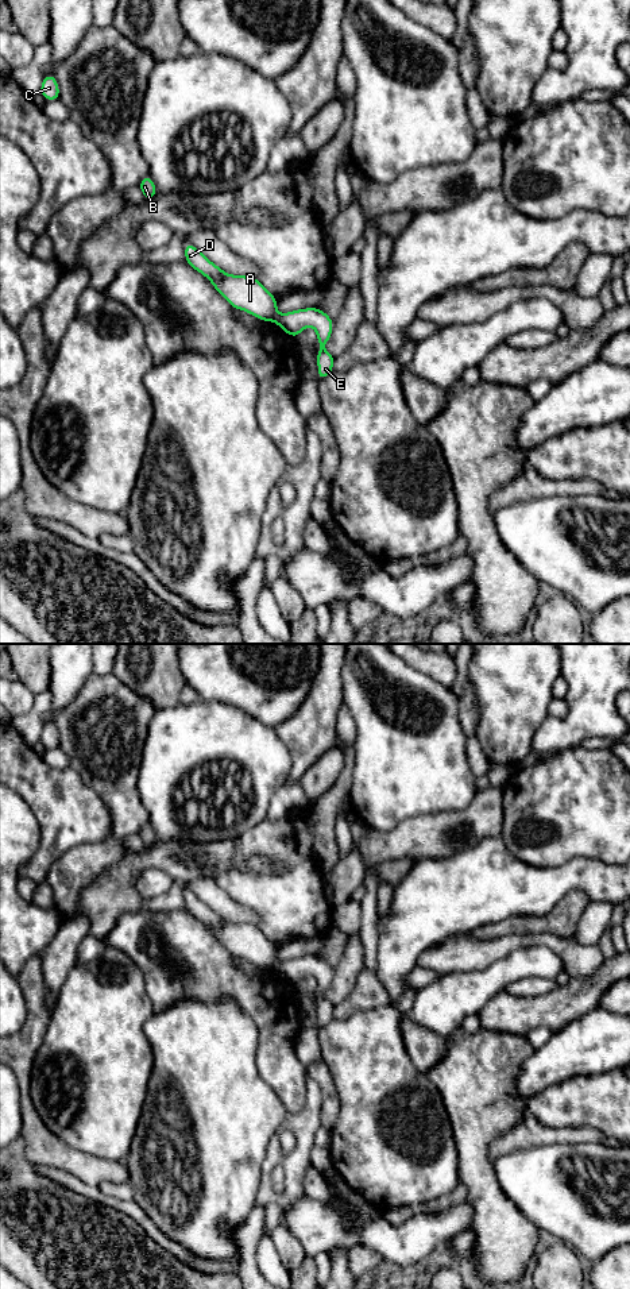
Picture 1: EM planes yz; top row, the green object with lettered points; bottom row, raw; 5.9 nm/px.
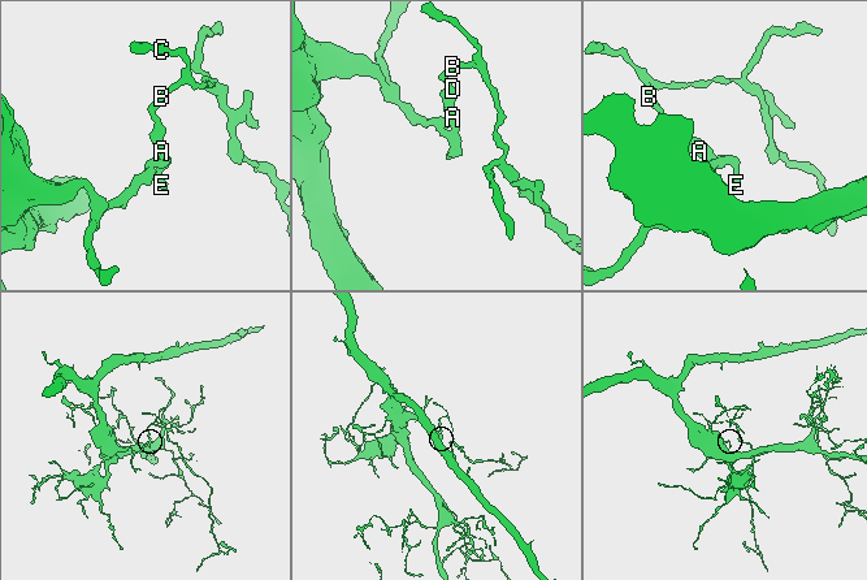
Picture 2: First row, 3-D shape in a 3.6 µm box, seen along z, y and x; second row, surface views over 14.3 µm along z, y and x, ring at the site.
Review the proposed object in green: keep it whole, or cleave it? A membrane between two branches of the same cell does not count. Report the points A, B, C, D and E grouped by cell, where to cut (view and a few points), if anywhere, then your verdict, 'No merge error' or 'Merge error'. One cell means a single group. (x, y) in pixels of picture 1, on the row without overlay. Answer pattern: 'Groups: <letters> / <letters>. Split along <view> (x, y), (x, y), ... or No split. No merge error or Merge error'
Groups: A B C D / E. Split along yz (281, 963), (274, 968). Merge error

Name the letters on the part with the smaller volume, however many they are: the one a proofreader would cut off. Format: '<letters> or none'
A, B, C, D

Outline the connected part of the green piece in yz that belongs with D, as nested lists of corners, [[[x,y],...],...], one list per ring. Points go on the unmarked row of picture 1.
[[[192,891],[185,892],[185,908],[204,925],[231,952],[259,968],[275,969],[281,962],[275,946],[259,927],[247,923],[232,923],[210,910]]]

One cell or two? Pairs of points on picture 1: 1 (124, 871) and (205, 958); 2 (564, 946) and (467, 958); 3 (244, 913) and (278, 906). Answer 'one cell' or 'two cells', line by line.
1: two cells
2: one cell
3: two cells

